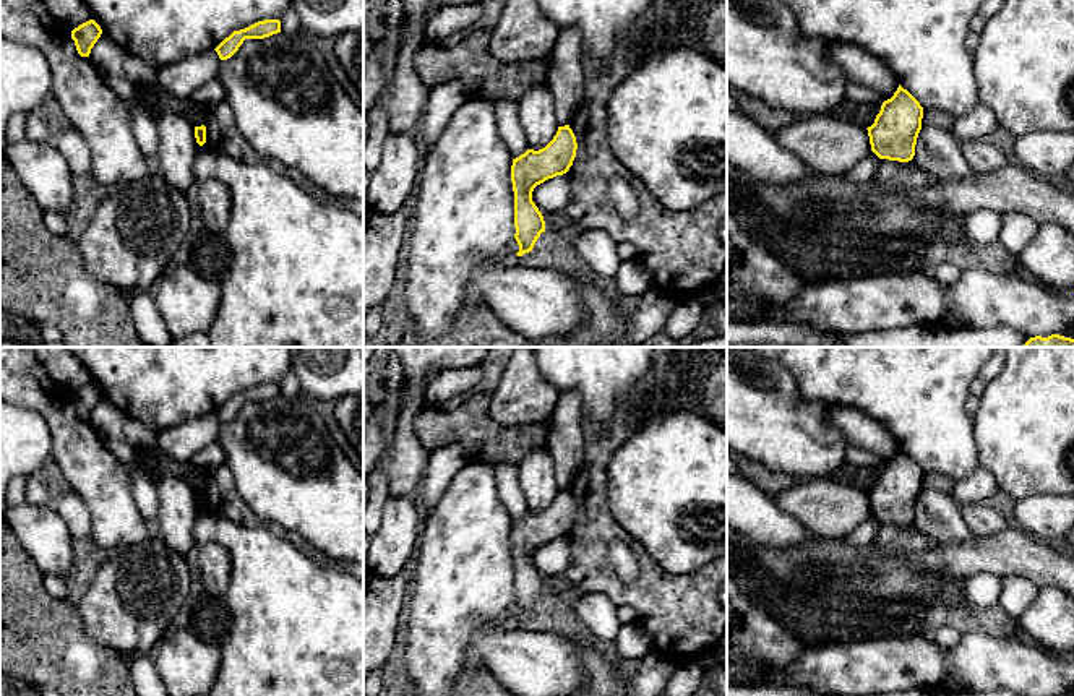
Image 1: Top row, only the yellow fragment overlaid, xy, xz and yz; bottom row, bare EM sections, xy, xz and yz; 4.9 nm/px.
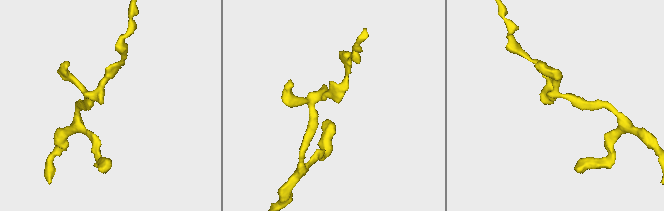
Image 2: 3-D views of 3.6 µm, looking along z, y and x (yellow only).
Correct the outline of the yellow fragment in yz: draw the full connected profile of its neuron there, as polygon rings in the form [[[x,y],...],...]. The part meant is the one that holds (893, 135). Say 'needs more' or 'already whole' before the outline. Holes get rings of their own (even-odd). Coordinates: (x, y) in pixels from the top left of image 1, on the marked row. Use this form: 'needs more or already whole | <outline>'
already whole | [[[900,84],[894,96],[883,102],[874,123],[868,127],[871,151],[879,159],[909,162],[921,130],[923,107]]]

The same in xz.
already whole | [[[569,125],[558,127],[553,140],[542,149],[527,149],[513,159],[511,182],[514,191],[514,238],[519,245],[518,256],[532,251],[537,238],[545,232],[545,221],[535,203],[532,191],[548,178],[563,175],[576,157],[576,136]]]

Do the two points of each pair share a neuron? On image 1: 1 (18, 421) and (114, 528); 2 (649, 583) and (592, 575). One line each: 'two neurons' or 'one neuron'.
1: two neurons
2: one neuron

